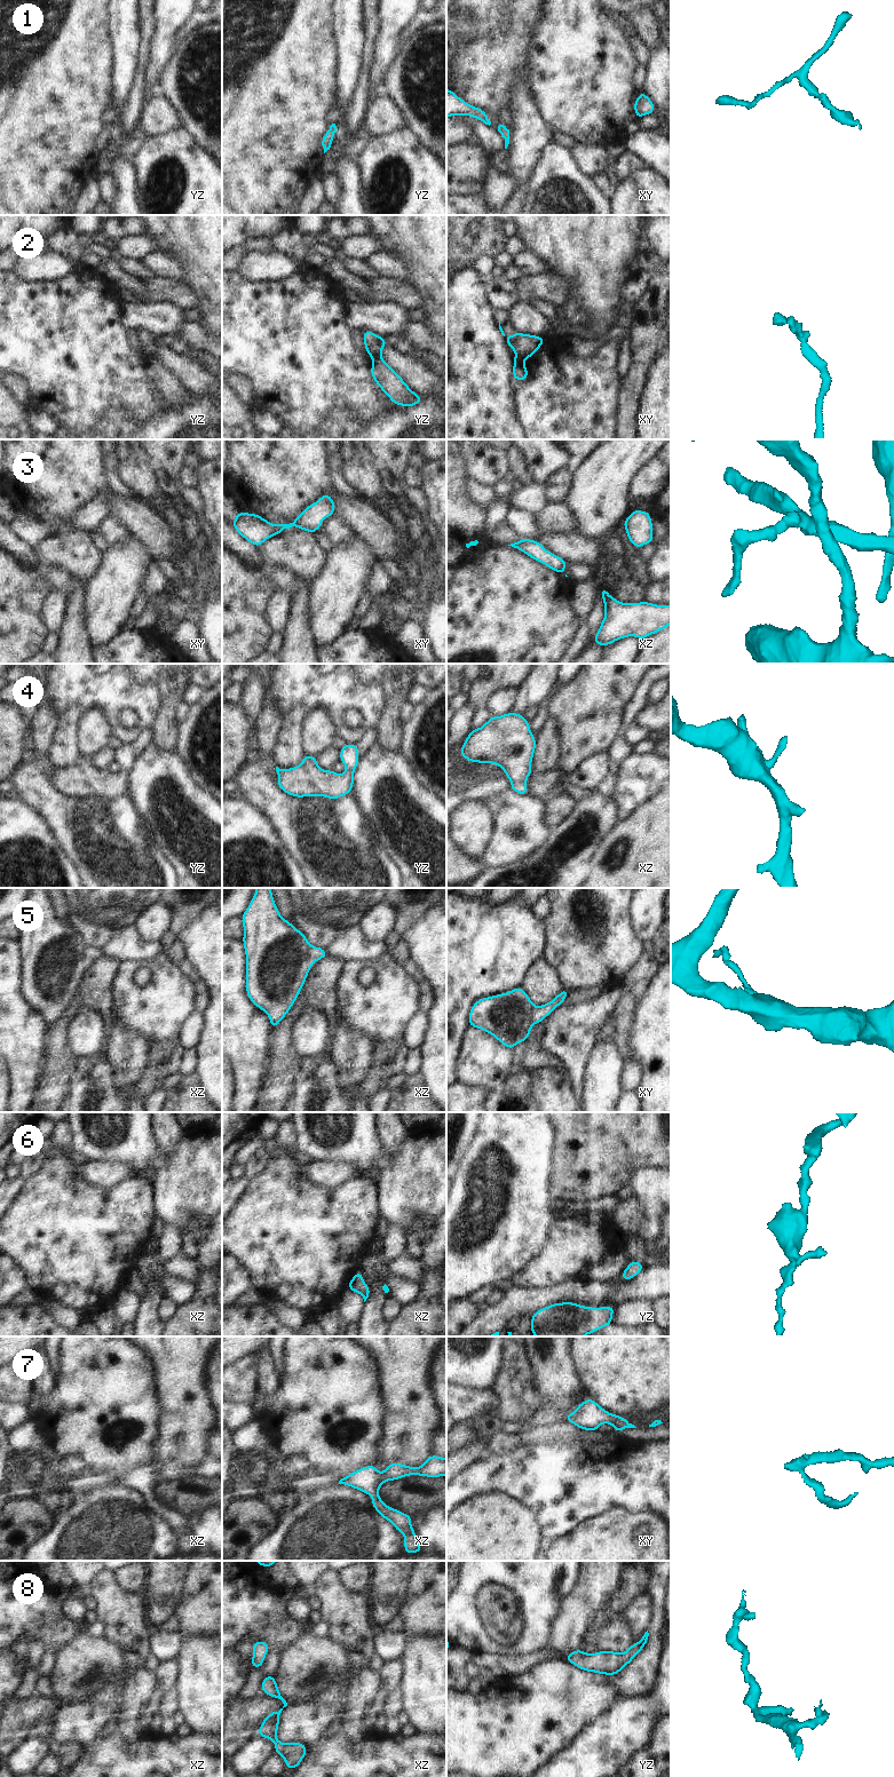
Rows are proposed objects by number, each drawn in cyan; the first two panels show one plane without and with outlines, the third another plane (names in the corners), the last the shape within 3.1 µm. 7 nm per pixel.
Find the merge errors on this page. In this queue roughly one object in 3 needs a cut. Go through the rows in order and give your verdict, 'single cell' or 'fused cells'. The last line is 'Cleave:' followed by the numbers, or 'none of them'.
1: single cell
2: fused cells
3: single cell
4: single cell
5: fused cells
6: single cell
7: single cell
8: single cell
Cleave: 2, 5

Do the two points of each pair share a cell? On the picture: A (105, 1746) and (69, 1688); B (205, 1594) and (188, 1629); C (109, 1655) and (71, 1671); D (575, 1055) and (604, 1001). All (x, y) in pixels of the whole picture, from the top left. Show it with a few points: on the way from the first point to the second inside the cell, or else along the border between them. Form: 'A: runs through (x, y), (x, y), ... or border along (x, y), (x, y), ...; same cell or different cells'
A: border along (63, 1704), (85, 1705); different cells
B: runs through (205, 1603), (205, 1609), (194, 1620); same cell
C: runs through (100, 1660), (95, 1660), (80, 1668); same cell
D: runs through (576, 1041), (576, 1031), (592, 1015); same cell

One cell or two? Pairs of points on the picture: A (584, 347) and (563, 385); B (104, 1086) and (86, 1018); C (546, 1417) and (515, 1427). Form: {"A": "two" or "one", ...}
{"A": "two", "B": "two", "C": "one"}

